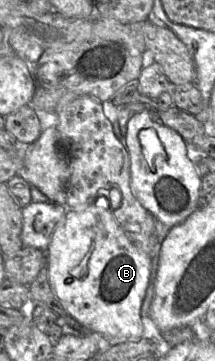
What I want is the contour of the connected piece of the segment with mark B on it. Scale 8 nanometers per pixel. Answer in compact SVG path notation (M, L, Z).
M105 190L86 209L69 209L53 231L46 258L50 283L66 310L84 327L101 334L110 344L142 336L141 305L149 283L152 258L139 249L117 223Z

